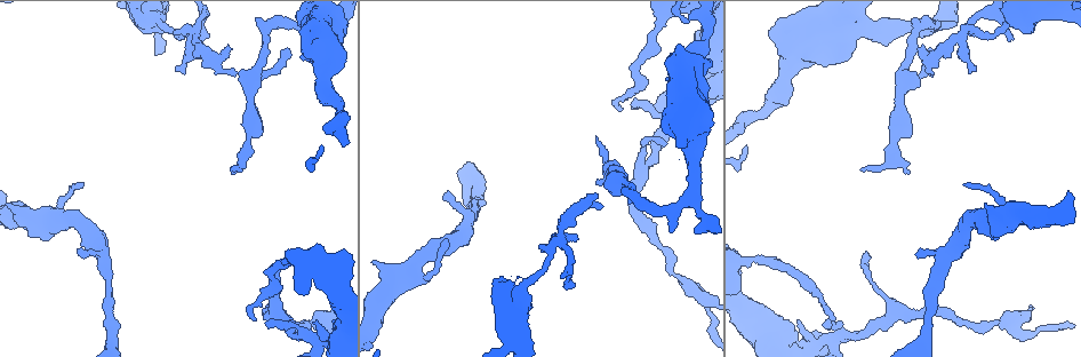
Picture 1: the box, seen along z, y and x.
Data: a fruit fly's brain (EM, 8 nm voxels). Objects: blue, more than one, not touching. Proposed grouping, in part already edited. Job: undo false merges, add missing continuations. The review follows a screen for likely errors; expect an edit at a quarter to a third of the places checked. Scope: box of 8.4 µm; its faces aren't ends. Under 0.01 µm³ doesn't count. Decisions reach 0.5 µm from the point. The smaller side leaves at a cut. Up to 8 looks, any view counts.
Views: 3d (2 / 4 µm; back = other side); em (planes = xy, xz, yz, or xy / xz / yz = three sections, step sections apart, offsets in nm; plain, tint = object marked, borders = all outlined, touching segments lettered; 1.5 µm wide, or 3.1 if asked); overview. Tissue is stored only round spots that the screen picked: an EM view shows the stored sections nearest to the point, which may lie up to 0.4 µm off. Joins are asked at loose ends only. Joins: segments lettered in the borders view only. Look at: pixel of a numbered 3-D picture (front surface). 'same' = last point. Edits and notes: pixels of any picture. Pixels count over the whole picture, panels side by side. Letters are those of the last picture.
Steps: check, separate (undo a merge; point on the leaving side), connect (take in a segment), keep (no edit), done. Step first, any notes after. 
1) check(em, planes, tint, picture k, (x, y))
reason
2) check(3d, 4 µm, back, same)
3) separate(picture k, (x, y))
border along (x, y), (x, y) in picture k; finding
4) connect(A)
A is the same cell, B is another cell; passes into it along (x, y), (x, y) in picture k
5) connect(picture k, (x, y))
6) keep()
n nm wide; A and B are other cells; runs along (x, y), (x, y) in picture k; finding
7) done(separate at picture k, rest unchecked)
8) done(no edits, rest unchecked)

check(3d, 4 µm, picture 1, (955, 25))
an open end

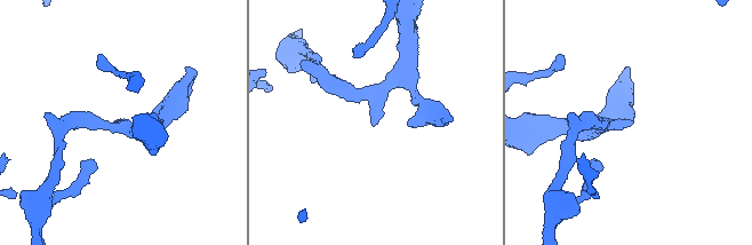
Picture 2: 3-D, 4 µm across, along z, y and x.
check(em, planes, borders, picture 2, (116, 120))

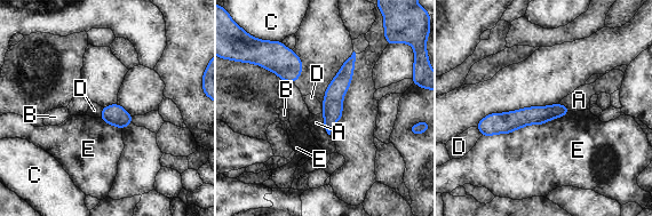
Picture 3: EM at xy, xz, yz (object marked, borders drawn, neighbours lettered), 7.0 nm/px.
keep()
E touches over 650 nm; A, B, C, D and E are other cells; runs along (564, 110), (480, 126) in picture 3; no lettered segment goes on from it

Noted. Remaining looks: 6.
check(em, planes, borders, picture 1, (556, 238))
three-way junction

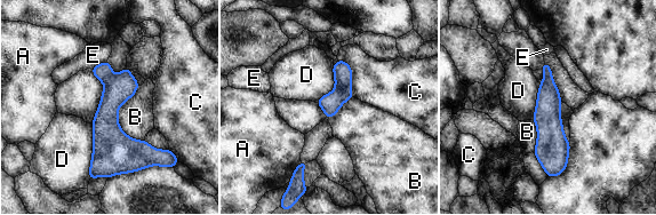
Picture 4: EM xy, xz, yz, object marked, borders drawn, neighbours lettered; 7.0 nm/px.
separate(picture 4, (119, 88))
140 nm wide; A, B, C, D and E are other cells; the part that leaves runs along (546, 80), (551, 174) in picture 4; a second neuron is stuck on

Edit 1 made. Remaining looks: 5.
check(3d, 2 µm, picture 1, (327, 319))

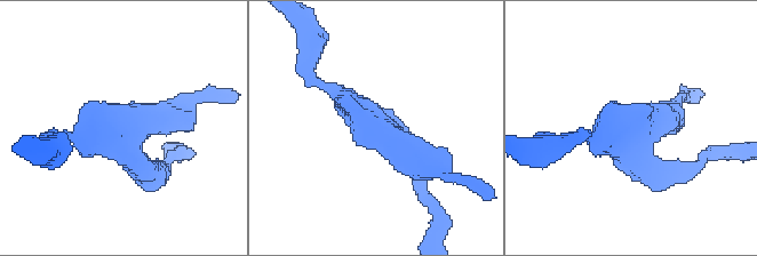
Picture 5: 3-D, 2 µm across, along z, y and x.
check(em, planes, borders, picture 5, (372, 126))
now the EM

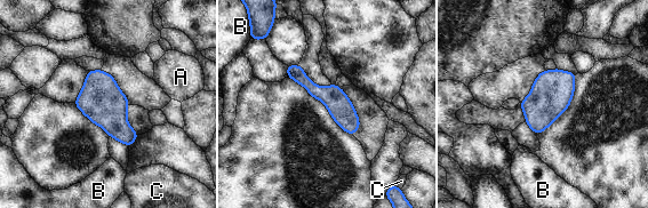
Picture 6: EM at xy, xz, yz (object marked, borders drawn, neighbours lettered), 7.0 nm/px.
keep()
A, B and C are other cells; runs along (290, 68), (324, 94), (354, 128) in picture 6; one neuron here

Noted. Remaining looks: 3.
done(separate at picture 4, rest unchecked)

